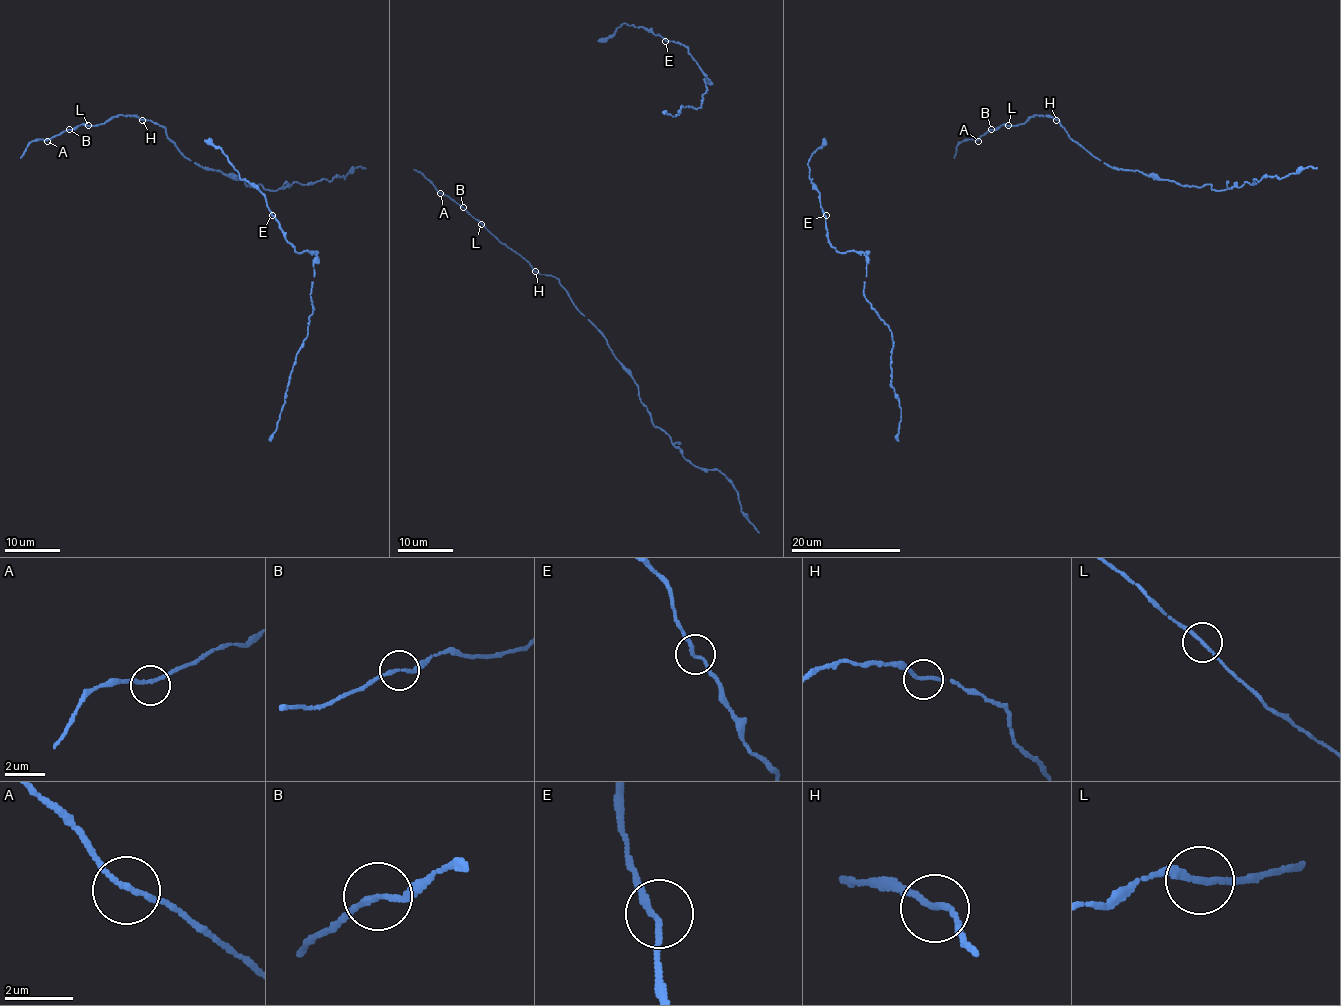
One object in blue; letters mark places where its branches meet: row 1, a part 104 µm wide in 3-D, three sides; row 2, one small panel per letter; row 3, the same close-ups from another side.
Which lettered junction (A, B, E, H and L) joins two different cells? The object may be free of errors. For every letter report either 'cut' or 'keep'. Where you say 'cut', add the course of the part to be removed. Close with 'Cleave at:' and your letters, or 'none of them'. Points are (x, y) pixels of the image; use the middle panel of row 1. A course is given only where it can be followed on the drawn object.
A: keep
B: keep
E: keep
H: keep
L: keep
Cleave at: none of them

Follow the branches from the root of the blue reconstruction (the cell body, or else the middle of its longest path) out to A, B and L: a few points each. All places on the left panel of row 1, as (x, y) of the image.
A: (136, 116), (120, 114), (95, 125), (80, 124), (47, 141)
B: (136, 116), (120, 114), (100, 124), (80, 124), (69, 130)
L: (136, 116), (120, 114), (100, 124), (88, 125)

